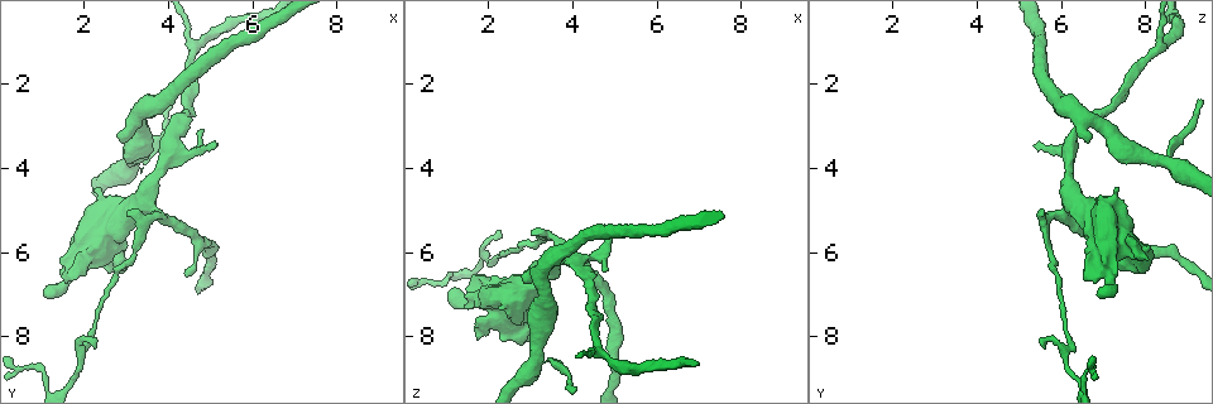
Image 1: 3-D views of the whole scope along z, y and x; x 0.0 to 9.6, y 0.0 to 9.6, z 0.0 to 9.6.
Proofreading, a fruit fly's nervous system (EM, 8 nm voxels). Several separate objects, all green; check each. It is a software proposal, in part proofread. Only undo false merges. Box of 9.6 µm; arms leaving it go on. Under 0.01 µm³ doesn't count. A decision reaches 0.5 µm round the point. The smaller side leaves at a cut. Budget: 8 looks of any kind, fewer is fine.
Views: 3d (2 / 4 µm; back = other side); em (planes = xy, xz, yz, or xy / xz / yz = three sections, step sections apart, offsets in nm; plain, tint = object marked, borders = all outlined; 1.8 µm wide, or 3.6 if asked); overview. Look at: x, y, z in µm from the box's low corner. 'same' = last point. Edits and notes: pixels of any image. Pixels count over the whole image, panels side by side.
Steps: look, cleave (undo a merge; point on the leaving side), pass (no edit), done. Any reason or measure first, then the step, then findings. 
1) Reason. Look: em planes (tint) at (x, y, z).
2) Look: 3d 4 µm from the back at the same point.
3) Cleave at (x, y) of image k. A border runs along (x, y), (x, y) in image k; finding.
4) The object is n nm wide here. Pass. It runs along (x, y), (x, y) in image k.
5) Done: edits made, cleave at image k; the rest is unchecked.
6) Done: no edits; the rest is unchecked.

Sharp bend. Look: em planes (tint) at (0.95, 8.70, 6.65).

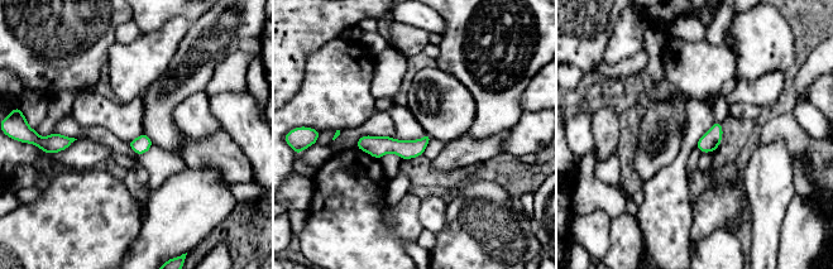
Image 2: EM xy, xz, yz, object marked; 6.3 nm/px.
The object is 110 nm wide here. Pass. It runs along (425, 140), (417, 147), (359, 144) in image 2; one cell here.

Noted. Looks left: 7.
Sharp bend. Look: em planes (borders) at (3.55, 5.30, 5.60).

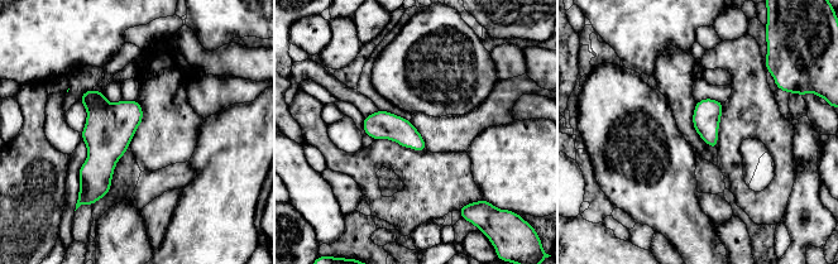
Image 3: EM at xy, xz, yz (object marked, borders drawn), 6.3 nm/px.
Pass. One cell here.

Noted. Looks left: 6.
Sharp bend. Look: 3d 4 µm at (2.30, 5.60, 7.35).

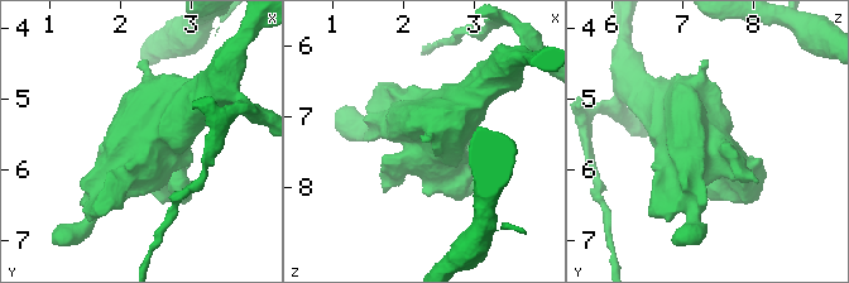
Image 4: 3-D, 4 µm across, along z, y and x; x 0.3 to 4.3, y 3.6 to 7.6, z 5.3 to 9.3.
Look: em xz step 8 (tint) at (2.40, 5.65, 7.35).

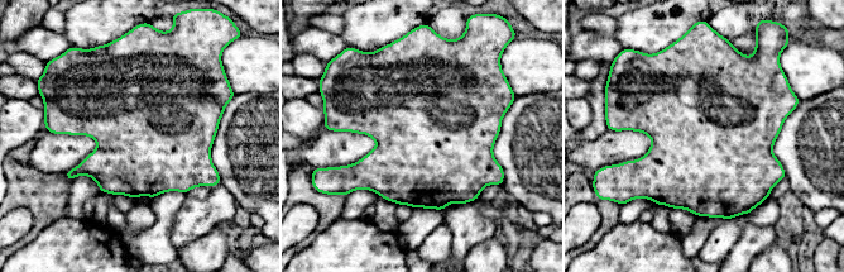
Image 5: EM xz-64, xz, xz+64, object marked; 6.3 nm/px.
Cut it another way. Look: em planes (tint) at the same point.

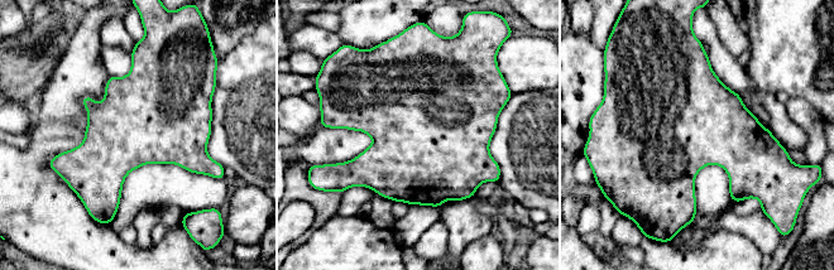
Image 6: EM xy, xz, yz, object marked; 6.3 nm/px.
Pass. Continuous, no second cell.

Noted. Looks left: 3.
Abrupt turn. Look: em planes (tint) at (4.80, 5.80, 6.90).

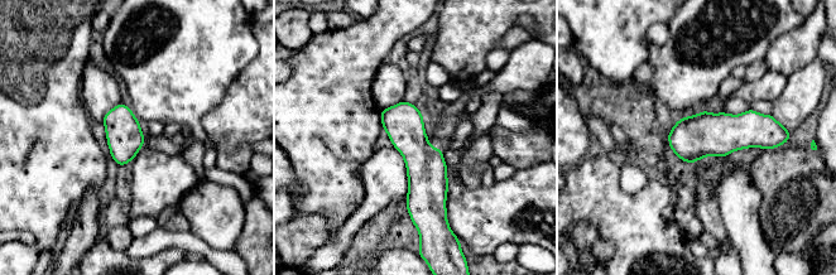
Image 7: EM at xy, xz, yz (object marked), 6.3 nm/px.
The object is 220 nm wide here. Pass. It runs along (402, 105), (422, 159), (422, 213) in image 7; all the same cell.

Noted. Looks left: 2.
Done: no edits; the rest is unchecked.

